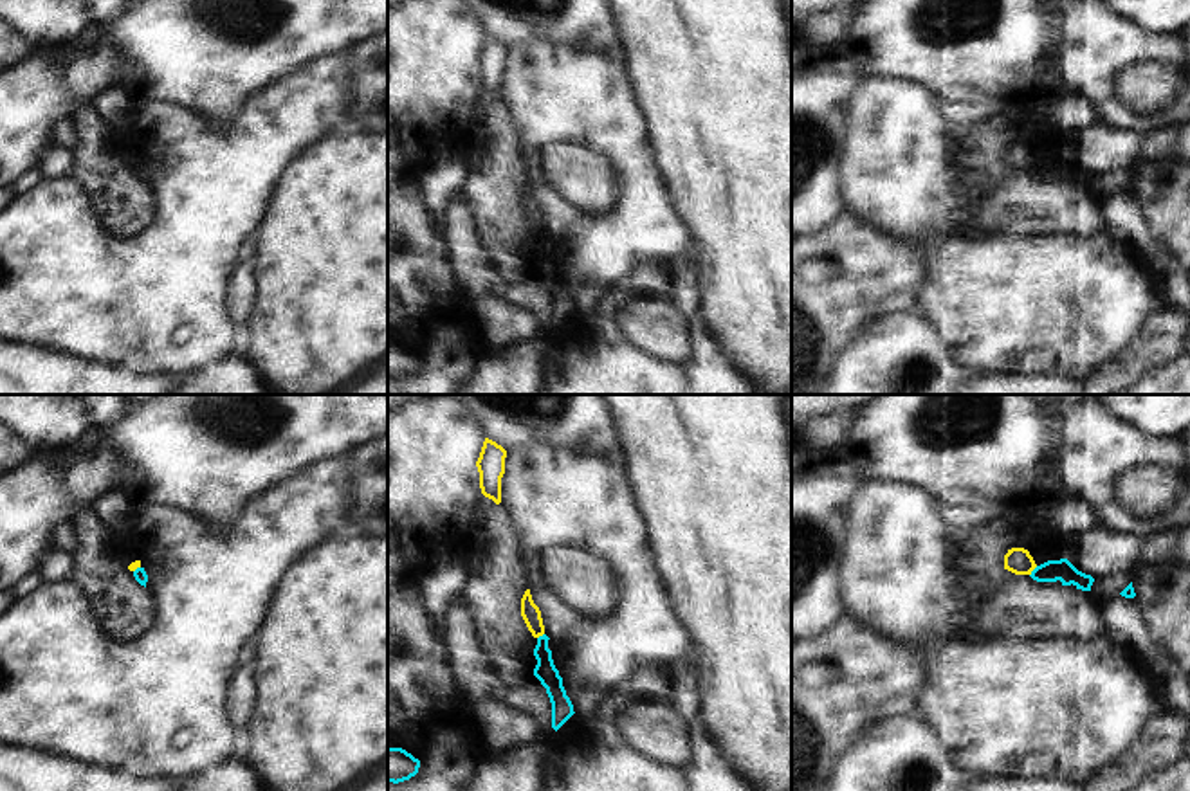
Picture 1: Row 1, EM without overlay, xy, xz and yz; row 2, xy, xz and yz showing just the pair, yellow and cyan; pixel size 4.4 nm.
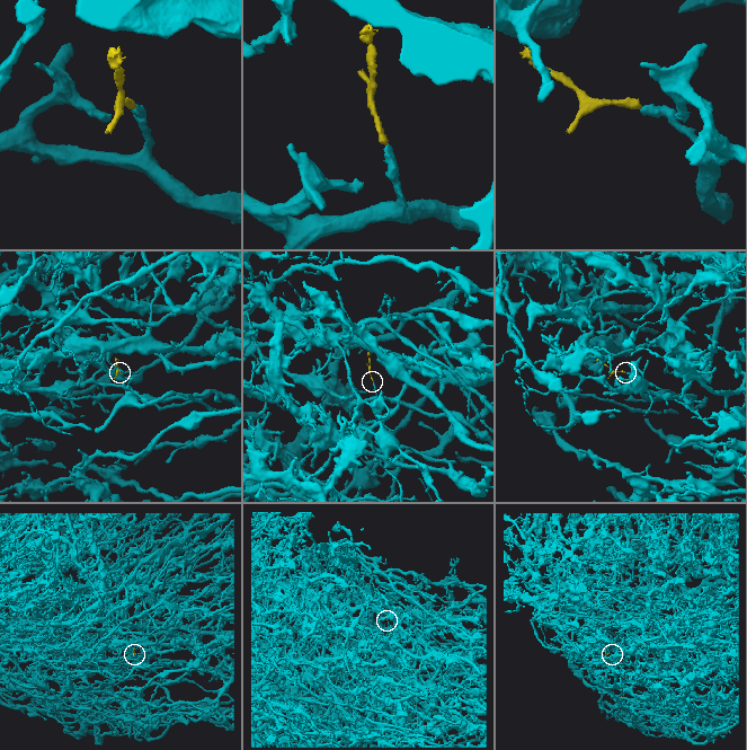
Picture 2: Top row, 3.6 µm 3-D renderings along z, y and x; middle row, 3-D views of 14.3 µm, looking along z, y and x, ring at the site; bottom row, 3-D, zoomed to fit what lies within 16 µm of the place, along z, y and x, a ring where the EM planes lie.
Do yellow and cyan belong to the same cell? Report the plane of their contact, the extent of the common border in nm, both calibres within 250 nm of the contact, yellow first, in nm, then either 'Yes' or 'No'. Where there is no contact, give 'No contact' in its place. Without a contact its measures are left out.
Touches yellow in yz. Shared border 60 nm. Thickness 120 nm (yellow) against 100 nm. No

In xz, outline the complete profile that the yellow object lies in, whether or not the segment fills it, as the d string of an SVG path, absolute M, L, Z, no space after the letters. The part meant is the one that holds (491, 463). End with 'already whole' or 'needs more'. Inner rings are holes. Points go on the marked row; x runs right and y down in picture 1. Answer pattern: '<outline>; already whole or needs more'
M485 438L476 467L480 472L481 494L492 499L496 505L501 503L501 477L505 474L505 458L507 450L496 441Z; already whole

